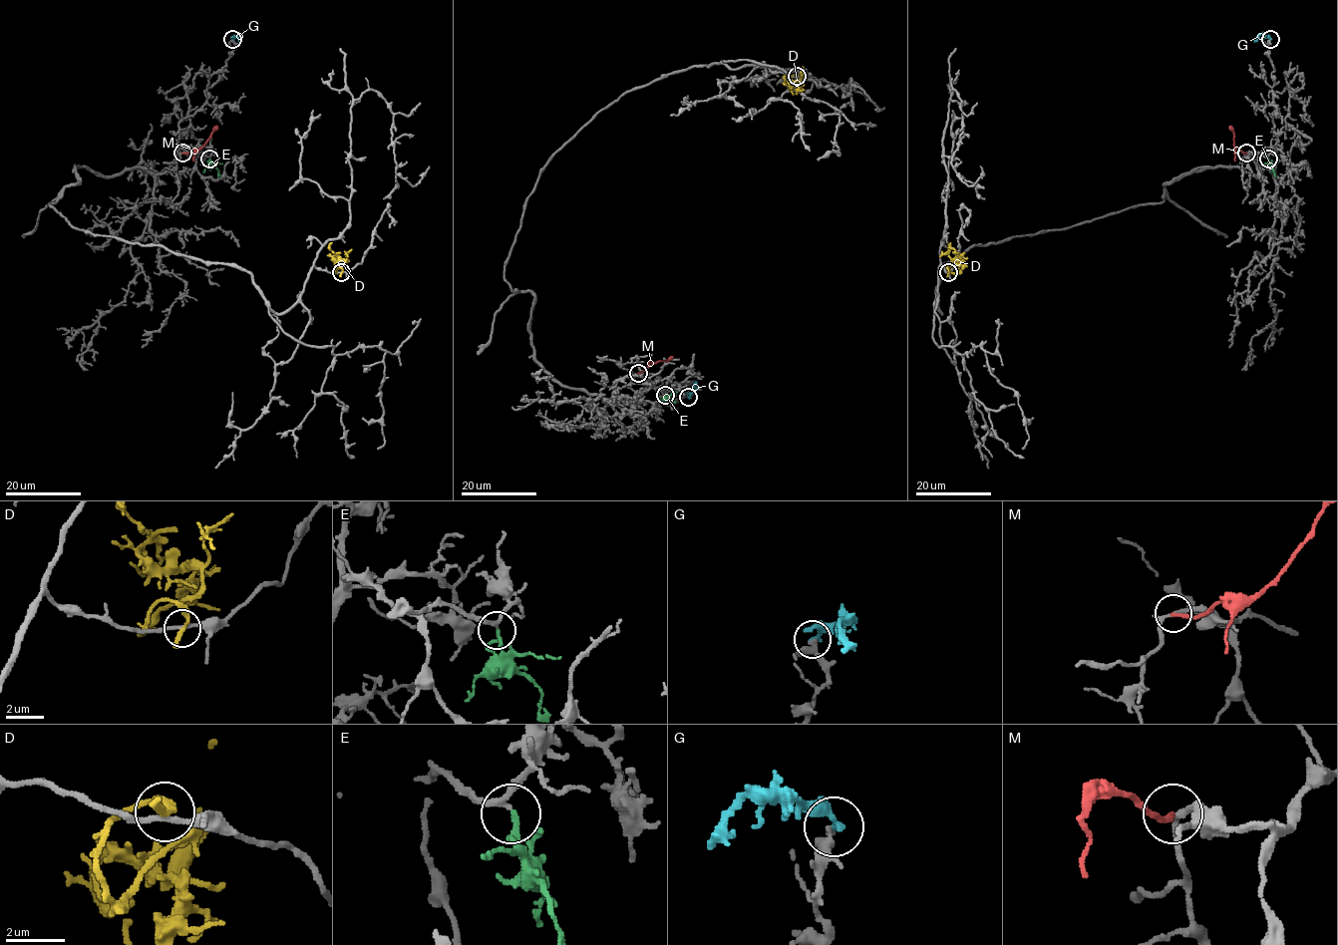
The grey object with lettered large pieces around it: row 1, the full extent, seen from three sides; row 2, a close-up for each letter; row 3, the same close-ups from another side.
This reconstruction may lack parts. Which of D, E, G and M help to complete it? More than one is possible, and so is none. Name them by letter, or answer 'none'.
E

